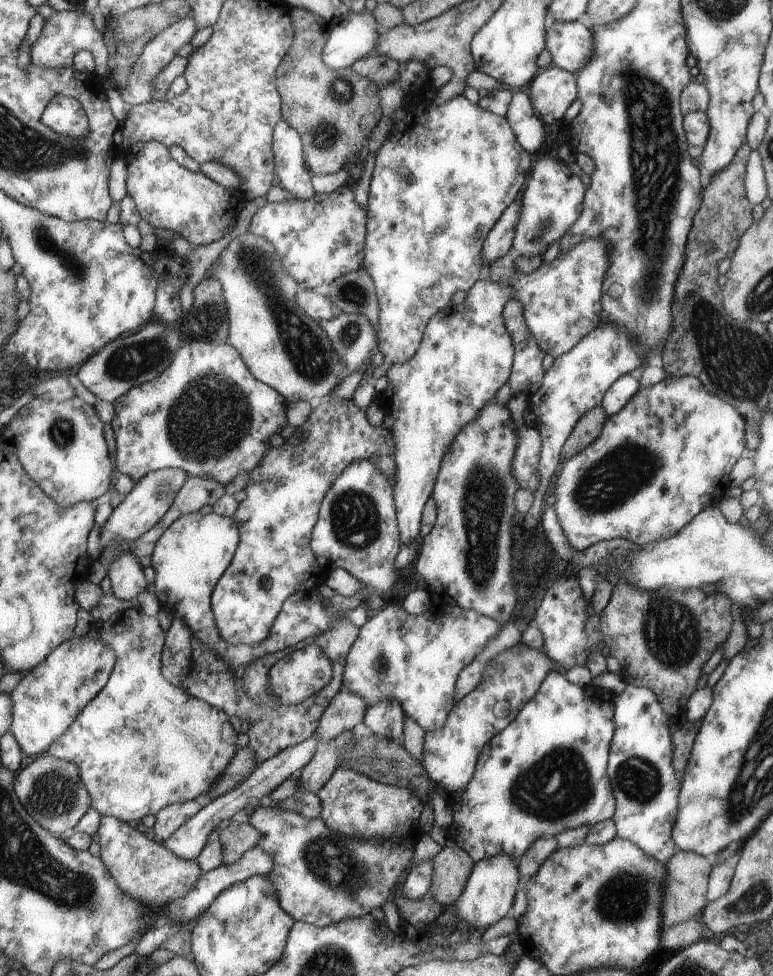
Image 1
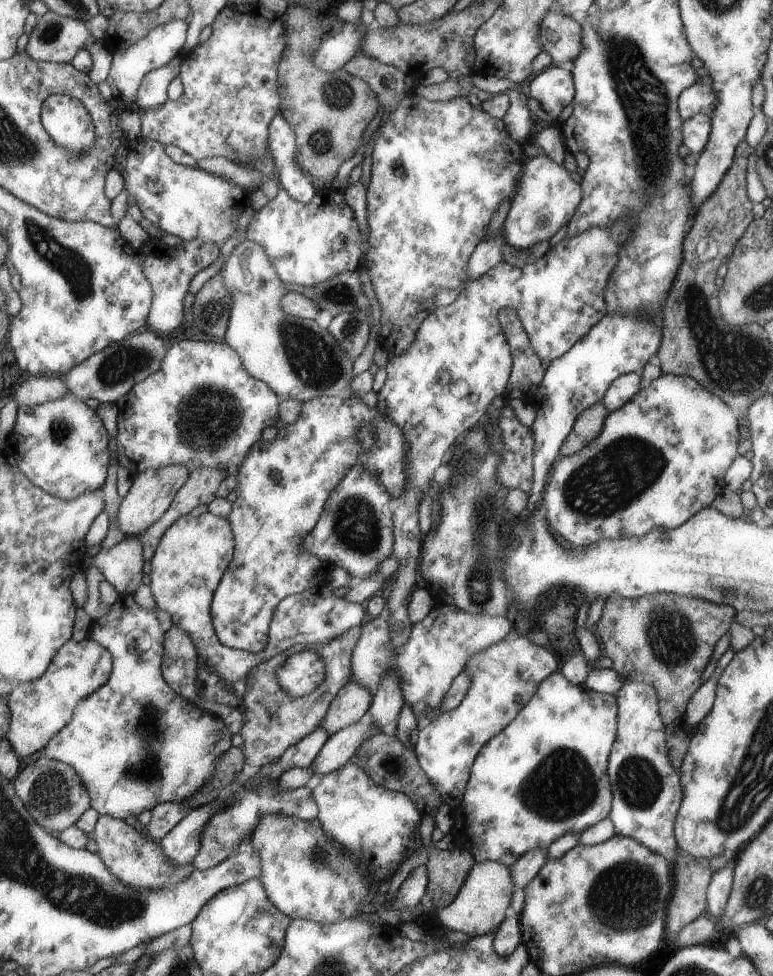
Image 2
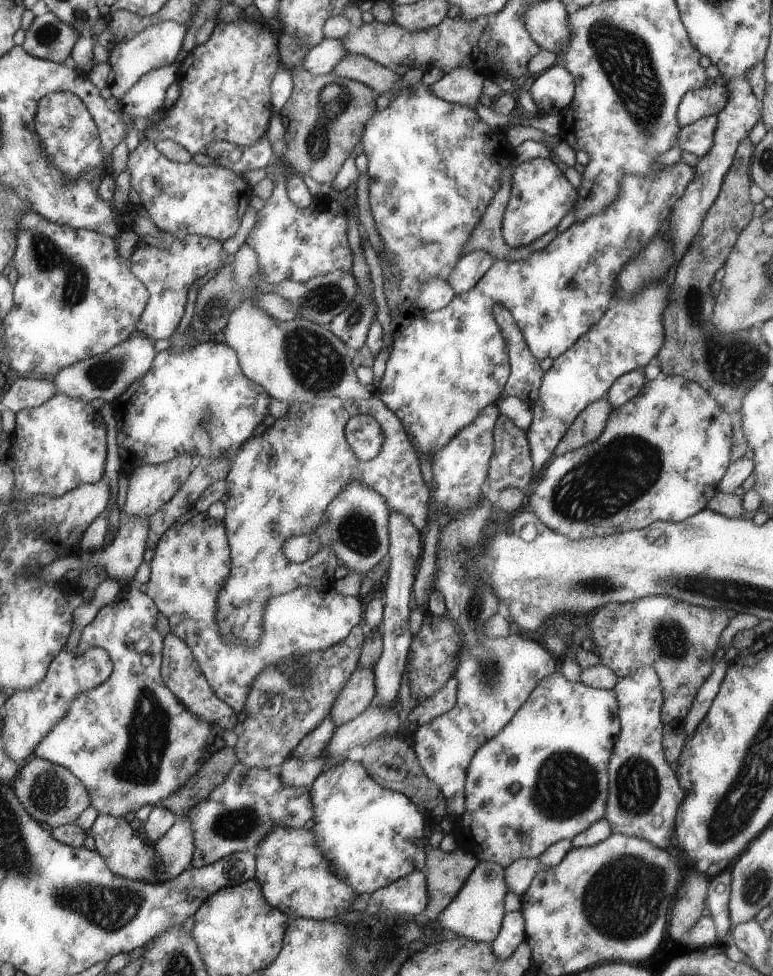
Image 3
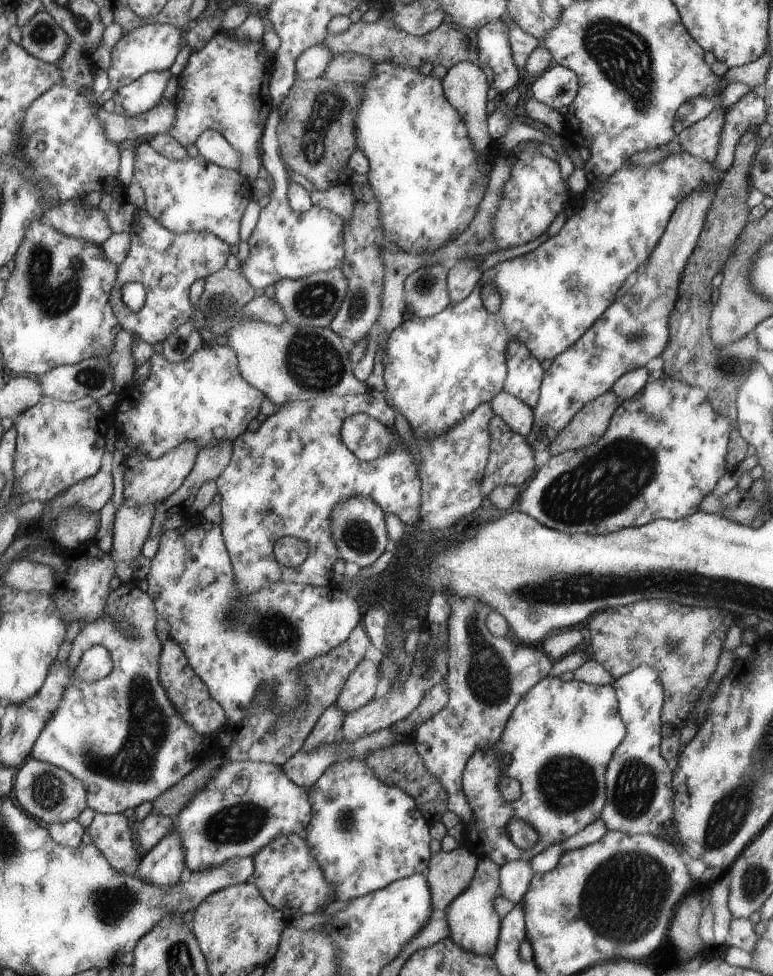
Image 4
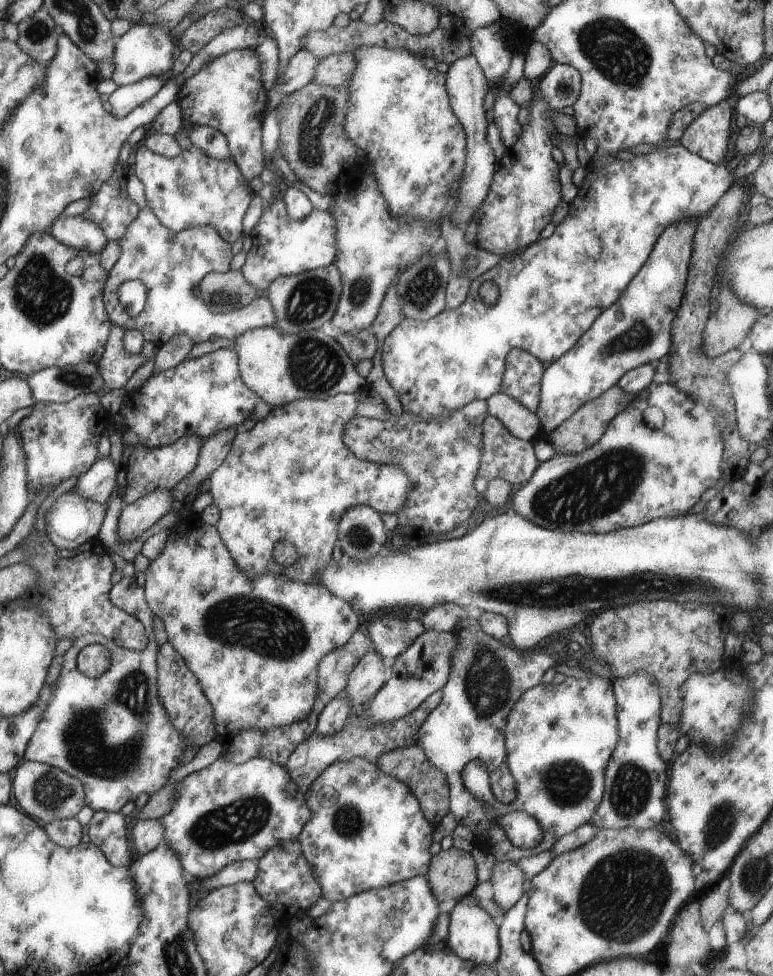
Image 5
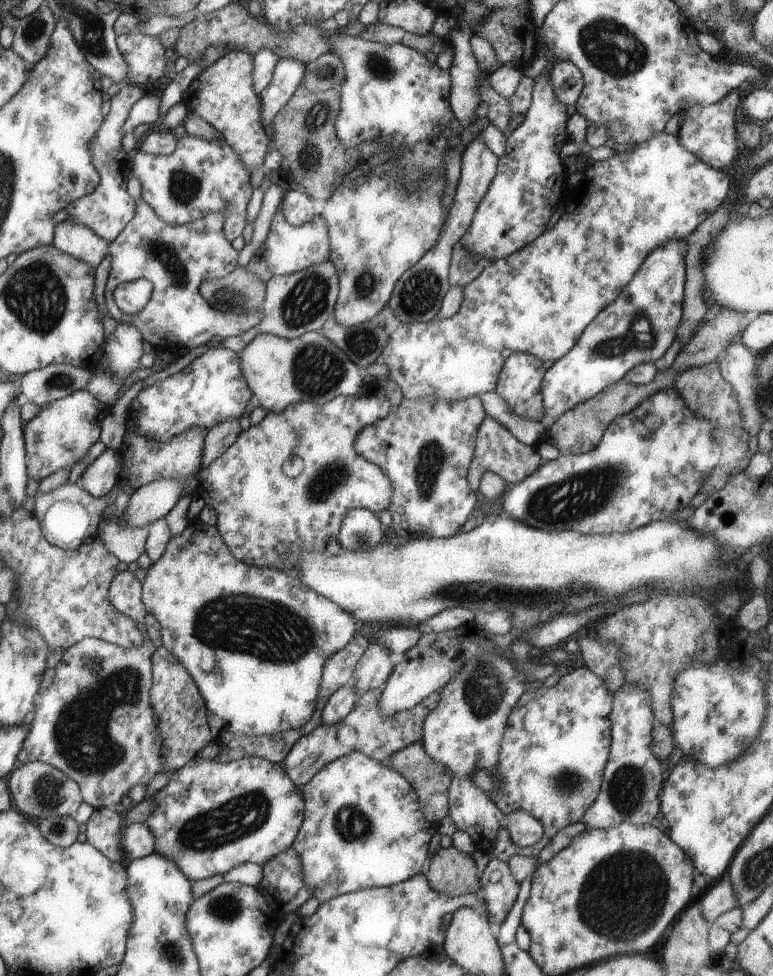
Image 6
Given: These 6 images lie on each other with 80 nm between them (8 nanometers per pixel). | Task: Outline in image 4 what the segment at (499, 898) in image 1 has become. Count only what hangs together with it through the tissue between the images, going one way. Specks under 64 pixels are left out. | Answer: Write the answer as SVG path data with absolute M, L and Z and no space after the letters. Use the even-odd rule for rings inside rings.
M483 855L480 858L479 871L476 872L471 886L451 904L446 915L451 940L460 945L460 948L474 952L478 956L492 957L494 946L498 942L500 916L494 910L494 898L496 898L496 890L498 890L498 880L494 880L494 876L498 876L498 870L500 868L496 866L495 862Z

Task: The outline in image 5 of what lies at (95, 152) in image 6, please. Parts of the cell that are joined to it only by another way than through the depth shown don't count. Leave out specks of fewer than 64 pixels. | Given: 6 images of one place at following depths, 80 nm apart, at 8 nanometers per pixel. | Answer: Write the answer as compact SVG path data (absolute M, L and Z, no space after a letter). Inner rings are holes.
M148 76L139 83L123 85L110 96L109 102L112 106L112 116L116 119L124 119L136 106L144 104L148 98L156 96L164 87L163 77ZM122 172L112 174L103 188L100 188L95 196L90 196L90 205L83 214L88 220L95 221L104 230L109 241L123 239L127 235L128 224L131 224L132 220L139 216L138 206L126 194L126 180L127 175Z

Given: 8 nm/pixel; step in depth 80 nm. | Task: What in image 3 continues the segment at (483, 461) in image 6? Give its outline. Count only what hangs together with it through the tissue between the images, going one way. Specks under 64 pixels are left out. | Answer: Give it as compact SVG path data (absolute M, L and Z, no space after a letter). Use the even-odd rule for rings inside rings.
M500 413L495 430L495 456L488 471L488 490L512 487L528 495L536 482L527 431Z

